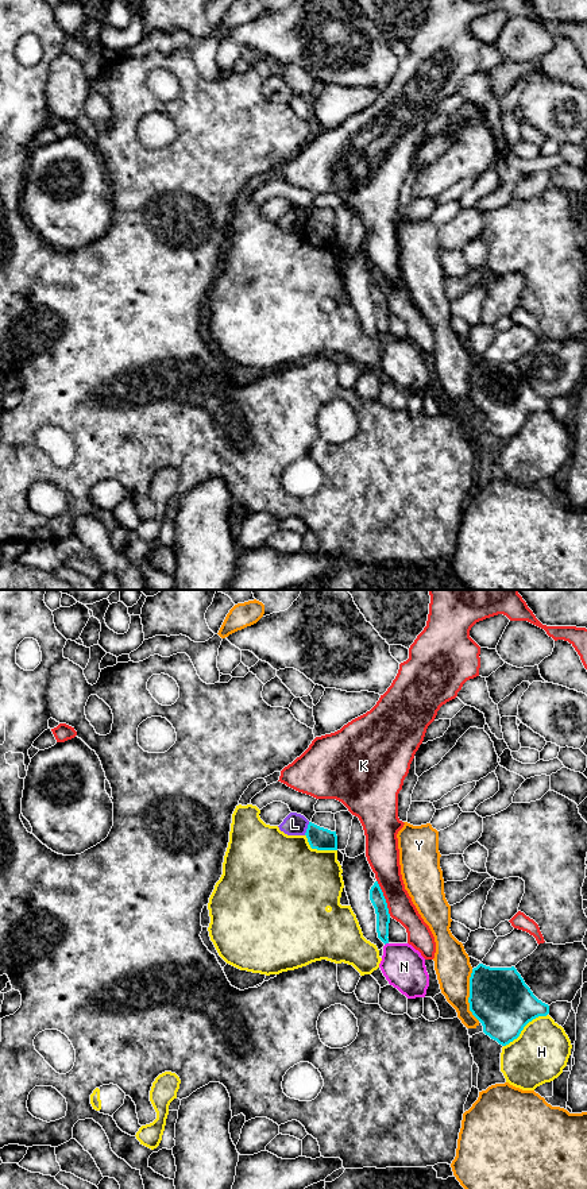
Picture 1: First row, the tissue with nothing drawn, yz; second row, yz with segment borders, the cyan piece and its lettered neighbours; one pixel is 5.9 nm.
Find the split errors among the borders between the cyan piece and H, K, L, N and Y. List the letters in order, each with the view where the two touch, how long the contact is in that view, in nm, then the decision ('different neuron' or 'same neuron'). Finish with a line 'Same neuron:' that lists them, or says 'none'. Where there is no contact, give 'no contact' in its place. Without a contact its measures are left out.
H: contact in yz; length 320 nm; different neuron
K: contact in yz; length 240 nm; different neuron
L: contact in yz; length 90 nm; different neuron
N: contact in yz; length 30 nm; different neuron
Y: contact in yz; length 320 nm; different neuron
Same neuron: none

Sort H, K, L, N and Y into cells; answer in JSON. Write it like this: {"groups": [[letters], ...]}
{"groups": [["H"], ["K"], ["L"], ["N"], ["Y"]]}

